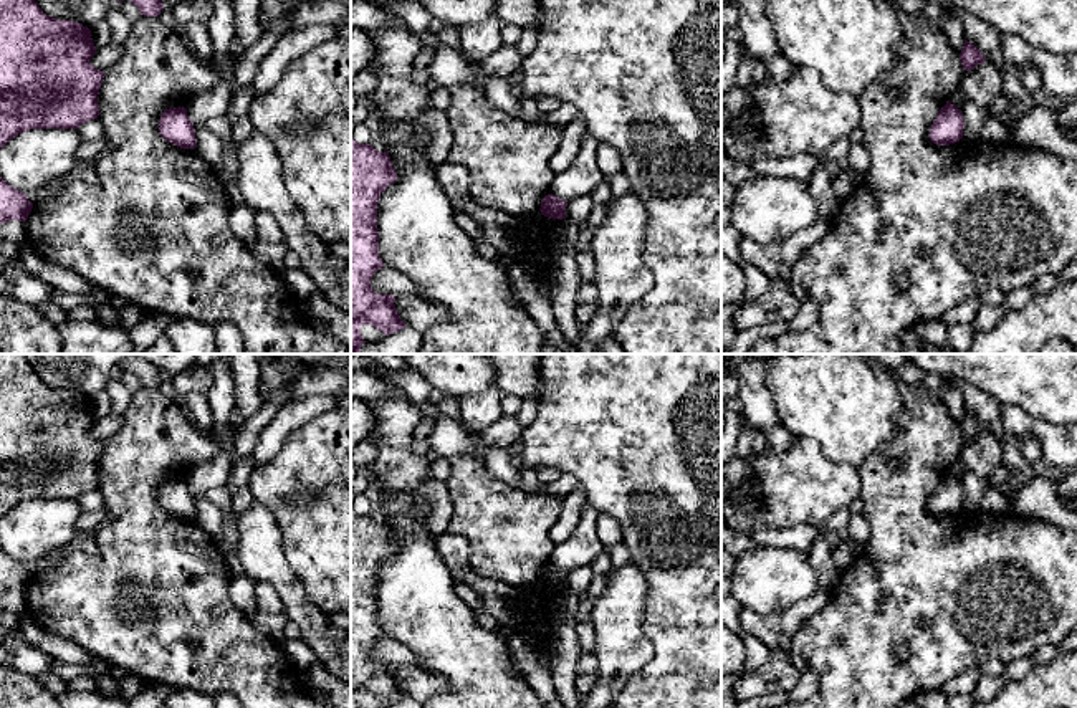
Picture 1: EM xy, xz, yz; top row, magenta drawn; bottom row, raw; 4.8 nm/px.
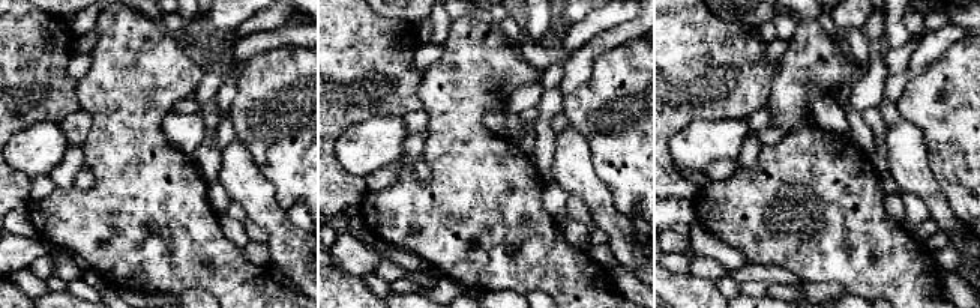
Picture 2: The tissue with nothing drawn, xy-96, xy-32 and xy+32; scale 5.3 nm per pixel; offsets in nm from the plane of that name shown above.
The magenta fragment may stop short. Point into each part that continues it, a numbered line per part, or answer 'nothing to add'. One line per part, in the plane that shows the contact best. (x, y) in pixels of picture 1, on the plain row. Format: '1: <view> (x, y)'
nothing to add

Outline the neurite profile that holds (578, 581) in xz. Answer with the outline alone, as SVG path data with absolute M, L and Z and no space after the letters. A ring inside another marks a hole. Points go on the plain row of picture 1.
M581 566L571 572L567 572L566 577L566 591L571 591L577 594L579 597L586 596L589 584L594 579L594 572L591 566Z

